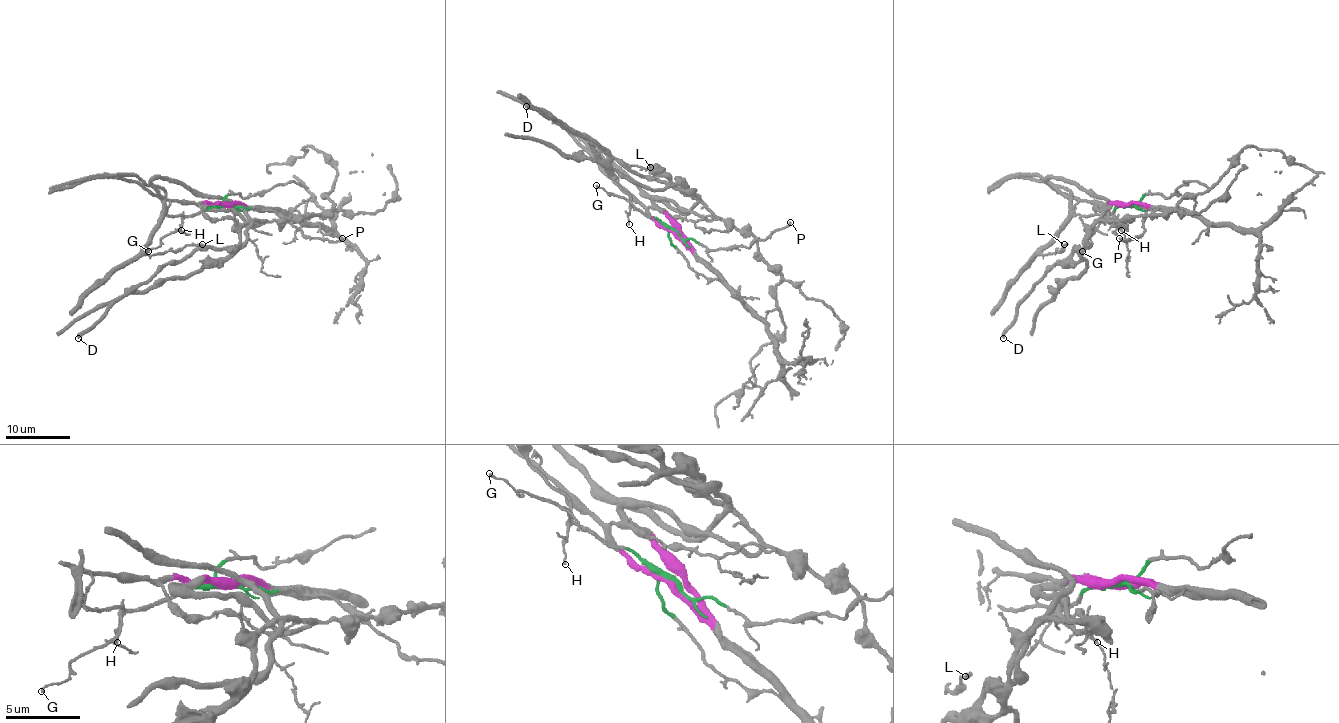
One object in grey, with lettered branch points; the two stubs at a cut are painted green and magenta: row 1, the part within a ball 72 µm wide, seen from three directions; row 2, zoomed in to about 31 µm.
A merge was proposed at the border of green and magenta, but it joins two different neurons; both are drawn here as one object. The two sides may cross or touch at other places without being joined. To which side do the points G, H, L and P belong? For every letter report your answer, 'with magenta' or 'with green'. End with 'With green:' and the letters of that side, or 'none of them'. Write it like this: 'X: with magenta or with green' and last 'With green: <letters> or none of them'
G: with green
H: with green
L: with green
P: with green
With green: G, H, L, P

